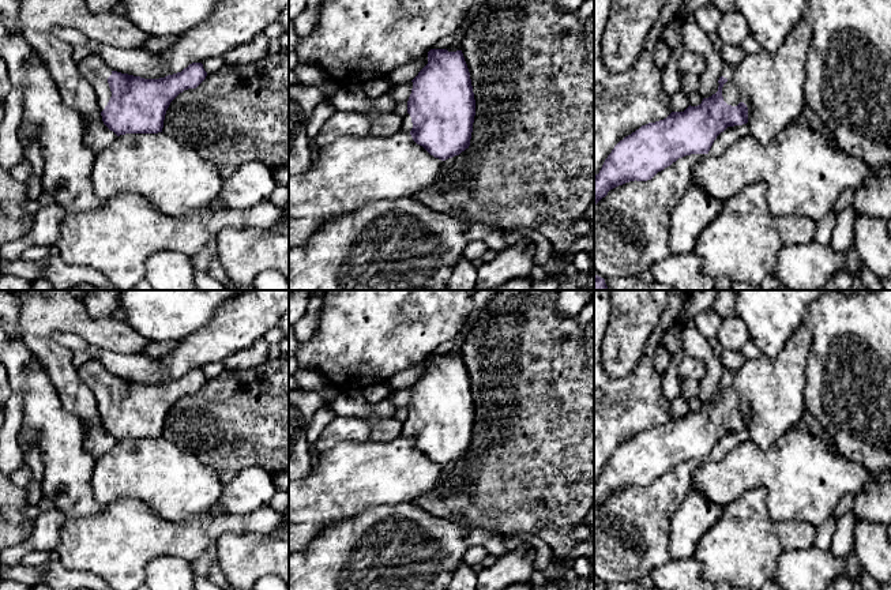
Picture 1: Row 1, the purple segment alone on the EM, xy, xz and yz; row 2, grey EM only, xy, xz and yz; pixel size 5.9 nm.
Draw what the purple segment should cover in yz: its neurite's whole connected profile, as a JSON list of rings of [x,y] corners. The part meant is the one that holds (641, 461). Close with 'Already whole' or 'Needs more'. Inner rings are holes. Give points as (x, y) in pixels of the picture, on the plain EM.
[[[725,369],[718,386],[718,397],[703,403],[698,412],[688,412],[684,417],[672,417],[666,424],[642,431],[620,446],[605,465],[598,480],[594,481],[594,511],[619,491],[629,486],[651,485],[658,477],[670,471],[678,463],[691,459],[708,459],[717,441],[728,432],[748,428],[748,413],[740,405],[733,386],[734,372]]]. Needs more

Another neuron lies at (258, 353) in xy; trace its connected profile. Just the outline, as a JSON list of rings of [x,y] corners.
[[[264,338],[252,346],[226,357],[222,362],[226,371],[241,371],[257,367],[268,360],[268,343]]]

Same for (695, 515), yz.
[[[689,489],[670,521],[672,559],[693,557],[700,538],[717,523],[723,511],[725,507],[711,503],[695,489]]]

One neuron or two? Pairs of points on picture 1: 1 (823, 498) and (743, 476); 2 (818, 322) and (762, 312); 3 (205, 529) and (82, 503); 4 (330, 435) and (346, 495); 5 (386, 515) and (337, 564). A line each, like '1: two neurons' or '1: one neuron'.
1: one neuron
2: two neurons
3: two neurons
4: two neurons
5: one neuron

